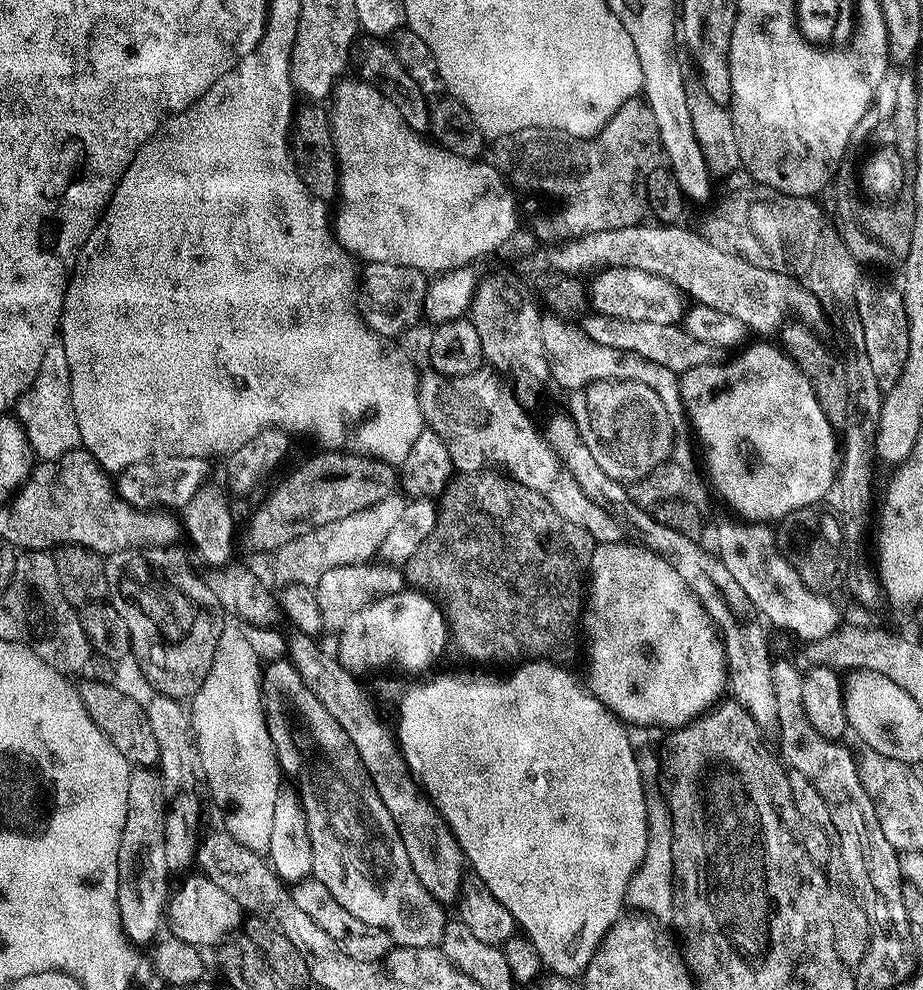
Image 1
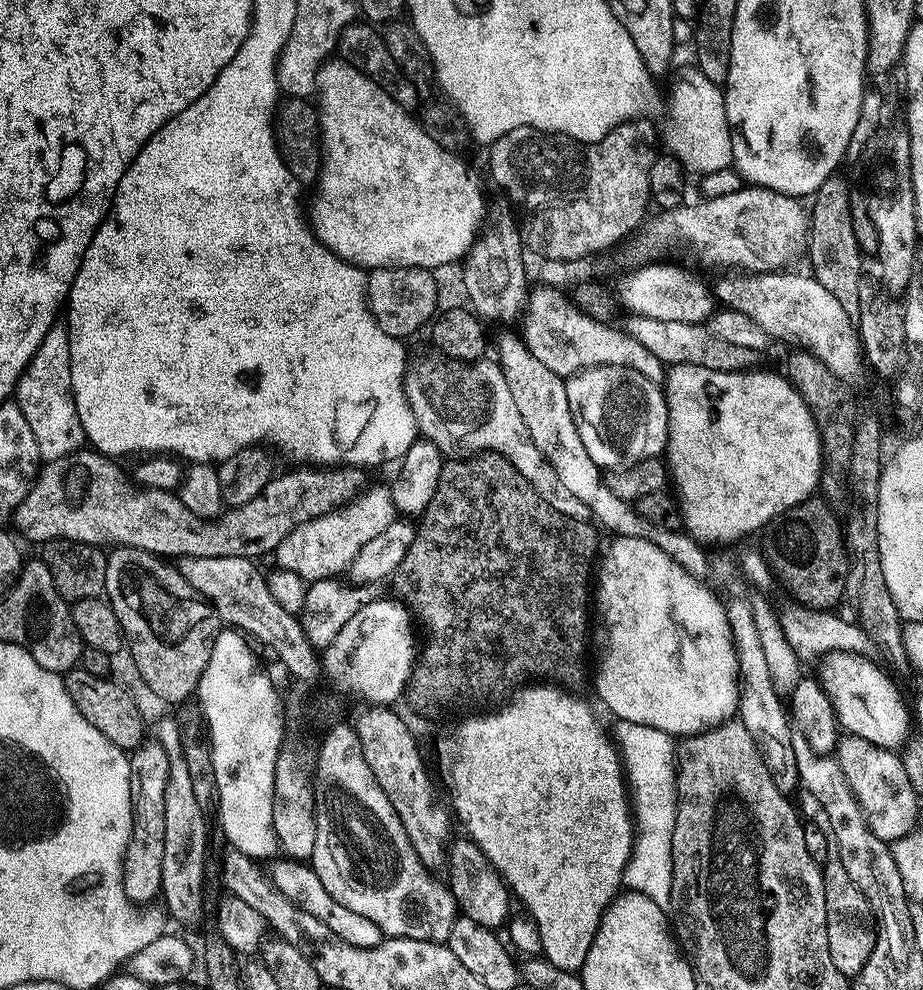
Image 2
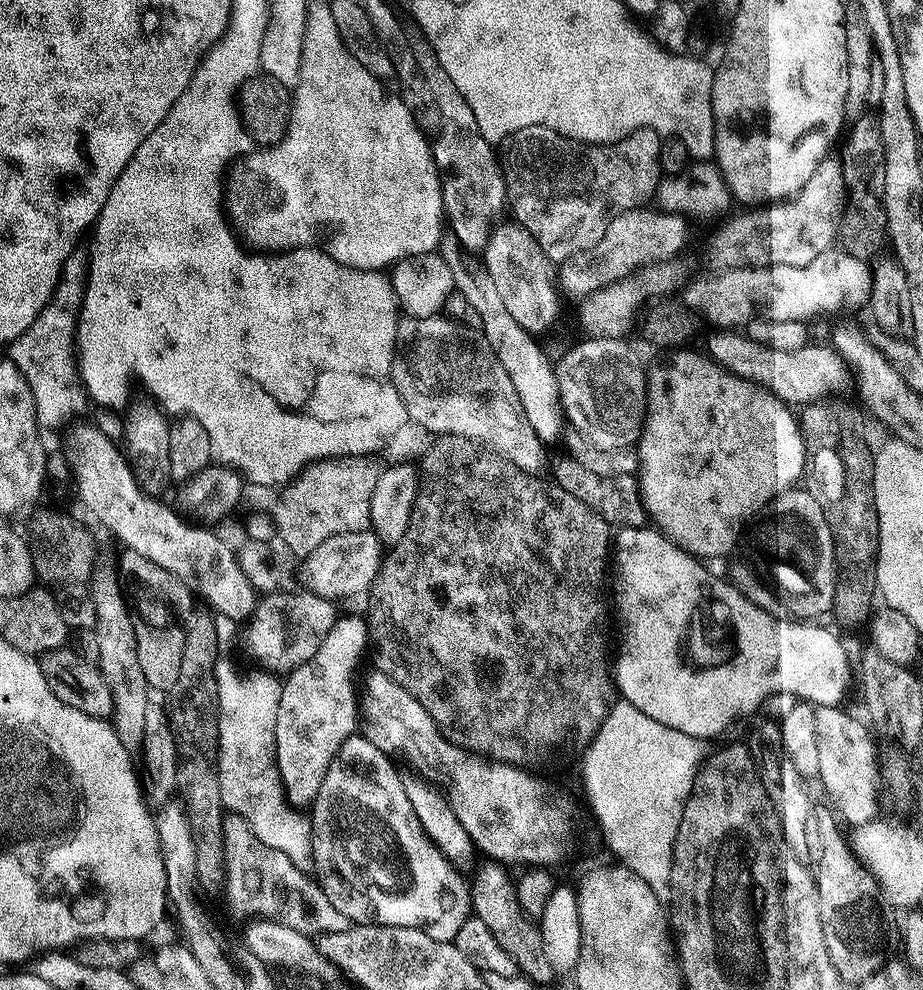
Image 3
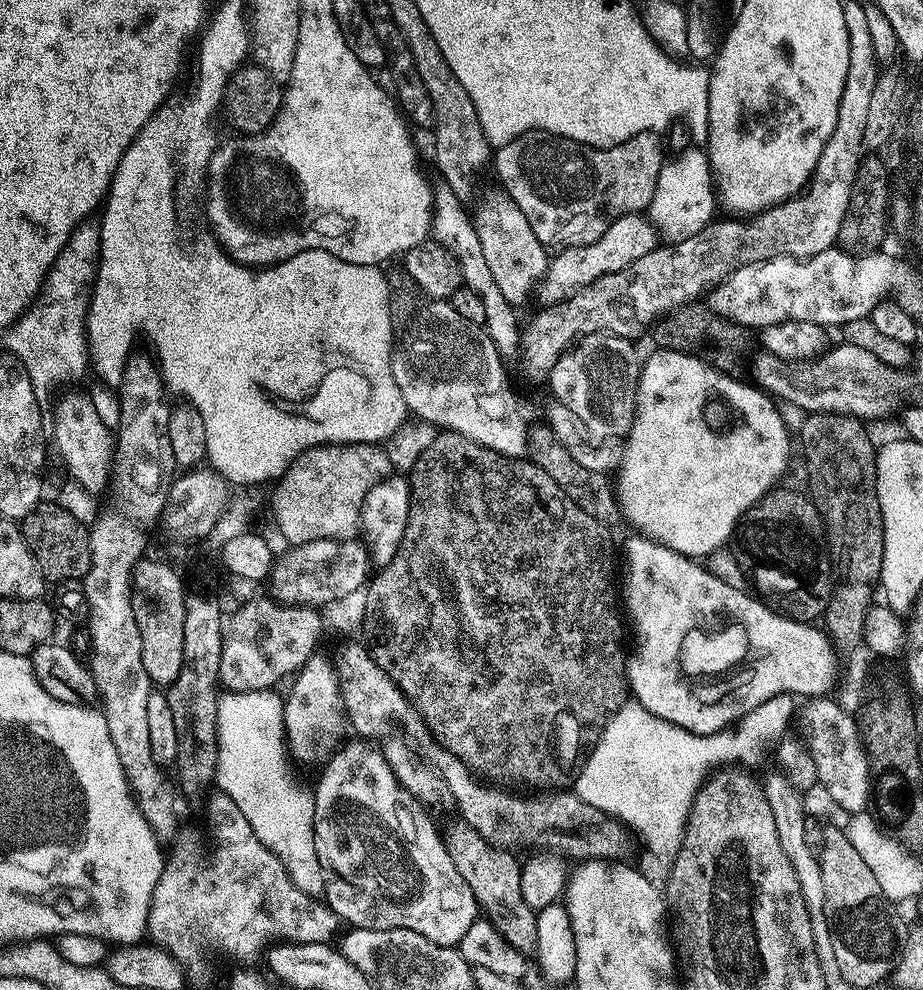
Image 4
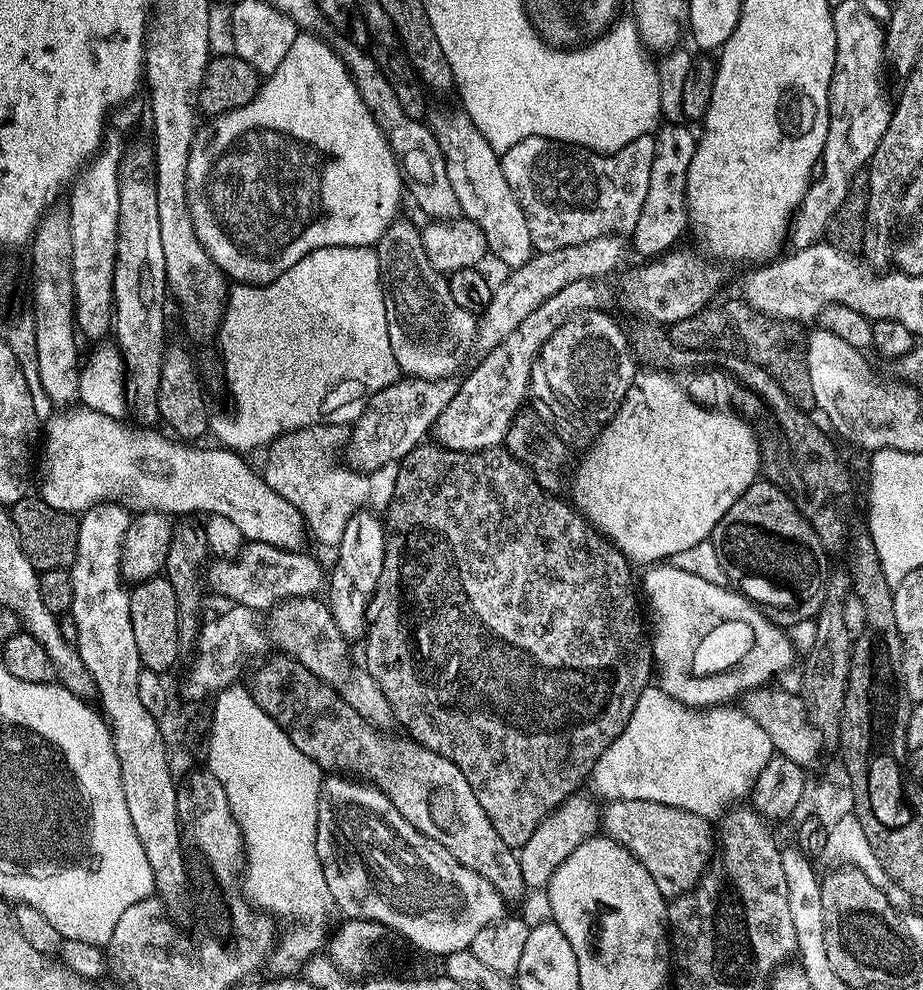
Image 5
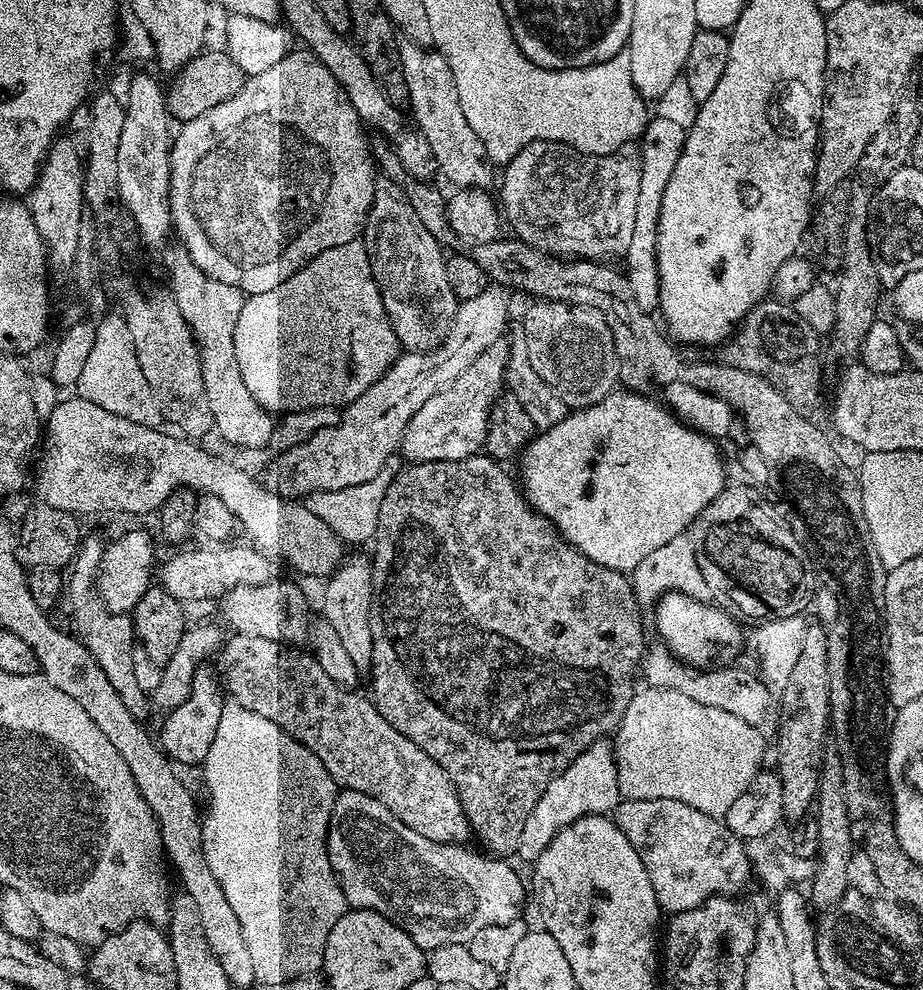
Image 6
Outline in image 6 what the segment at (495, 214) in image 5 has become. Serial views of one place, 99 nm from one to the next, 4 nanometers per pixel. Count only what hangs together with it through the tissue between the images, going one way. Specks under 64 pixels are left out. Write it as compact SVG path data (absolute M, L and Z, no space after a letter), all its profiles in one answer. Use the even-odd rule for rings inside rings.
M408 42L400 49L400 61L408 87L407 107L412 108L411 119L426 142L430 142L439 175L448 176L449 182L456 188L487 189L494 168L483 142L478 134L474 134L474 126L470 126L470 122L466 122L466 114L462 114L462 102L458 102L458 90L448 59L439 50L427 52L419 43Z

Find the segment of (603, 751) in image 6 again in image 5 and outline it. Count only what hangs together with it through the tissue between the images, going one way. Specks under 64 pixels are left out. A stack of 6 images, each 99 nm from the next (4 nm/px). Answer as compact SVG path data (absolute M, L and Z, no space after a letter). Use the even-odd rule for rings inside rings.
M573 794L563 800L555 810L548 813L547 818L537 826L534 834L530 834L530 842L518 849L520 865L522 866L522 878L529 889L547 889L554 870L574 852L582 842L586 842L591 836L597 835L602 824L602 812L590 797L585 794Z

